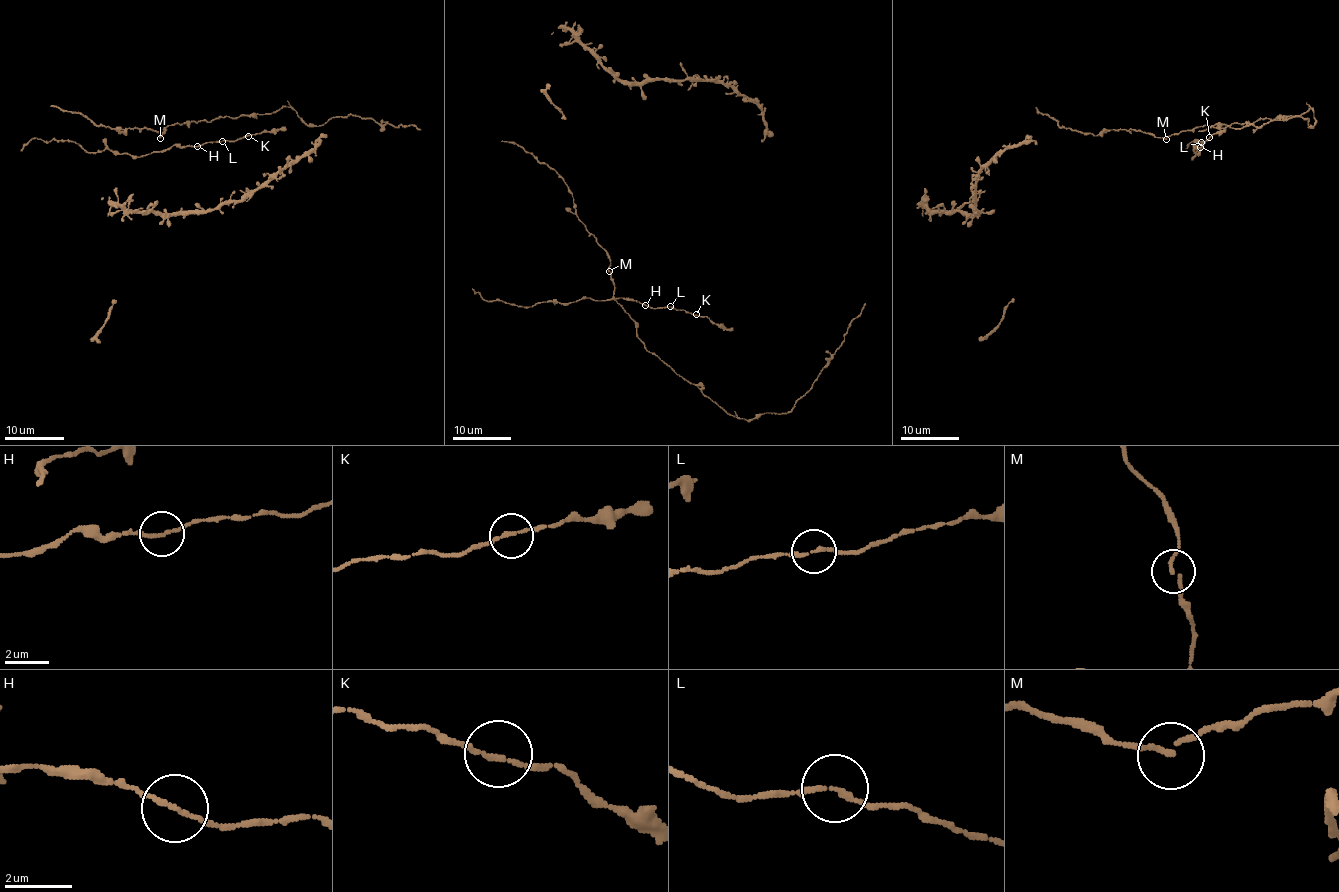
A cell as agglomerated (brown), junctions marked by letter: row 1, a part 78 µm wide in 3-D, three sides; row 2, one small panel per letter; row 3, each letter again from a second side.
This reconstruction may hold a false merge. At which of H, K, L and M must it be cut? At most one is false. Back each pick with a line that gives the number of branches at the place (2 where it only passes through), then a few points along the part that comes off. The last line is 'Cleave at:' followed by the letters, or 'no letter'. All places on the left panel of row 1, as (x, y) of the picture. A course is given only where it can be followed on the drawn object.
Cleave at: no letter

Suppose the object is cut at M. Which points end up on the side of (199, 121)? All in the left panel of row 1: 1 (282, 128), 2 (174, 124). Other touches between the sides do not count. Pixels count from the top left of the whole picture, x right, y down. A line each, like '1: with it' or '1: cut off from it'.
1: cut off from it
2: with it

